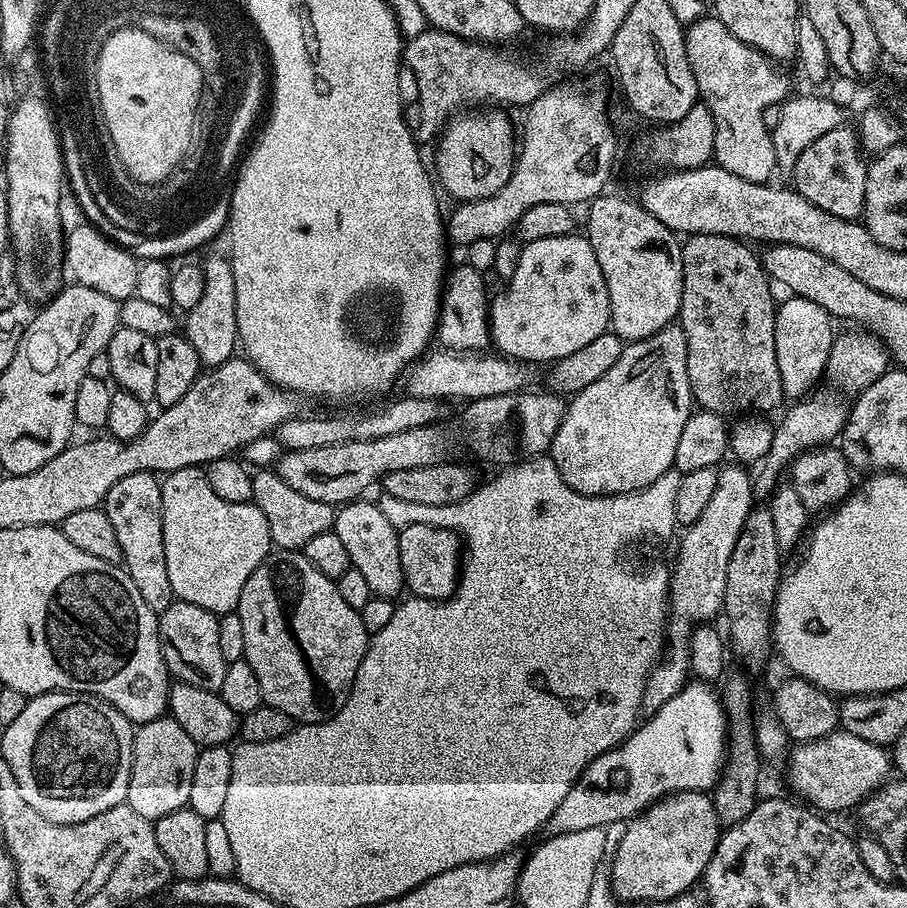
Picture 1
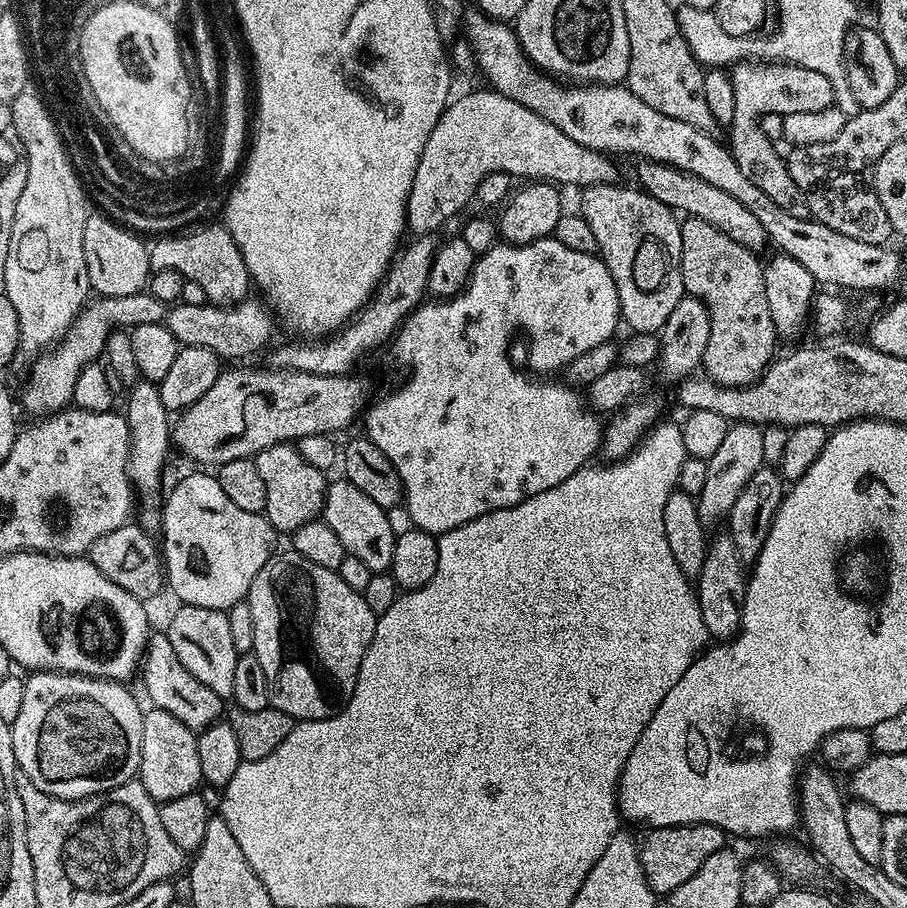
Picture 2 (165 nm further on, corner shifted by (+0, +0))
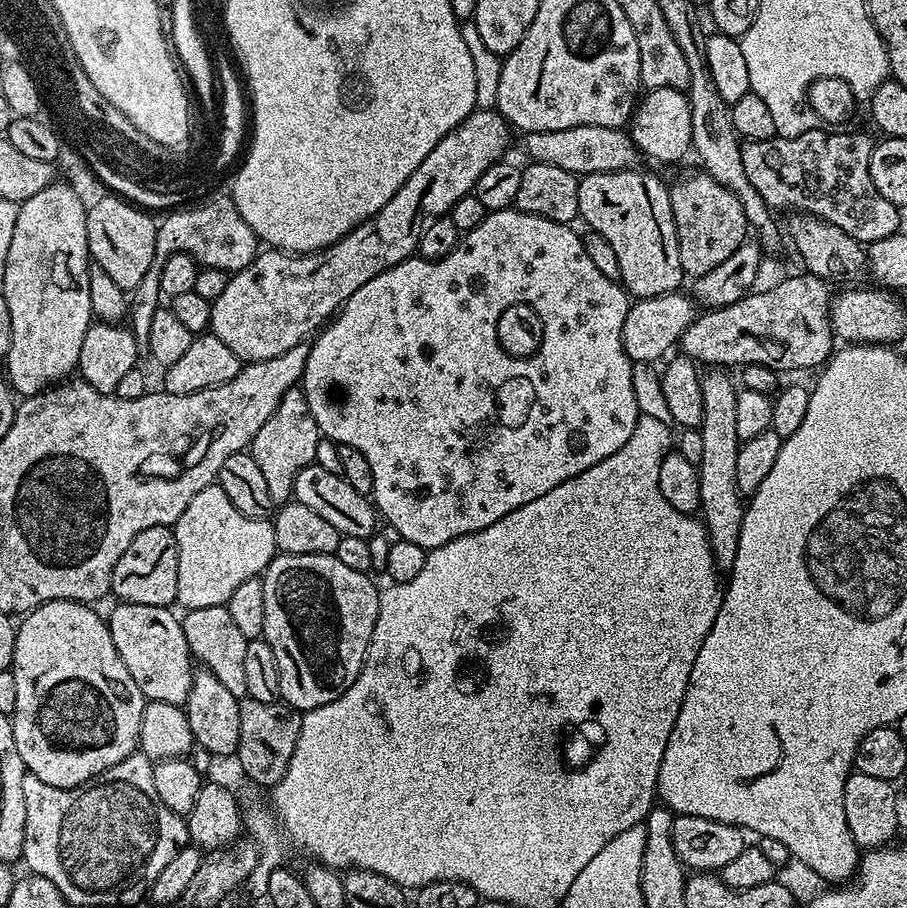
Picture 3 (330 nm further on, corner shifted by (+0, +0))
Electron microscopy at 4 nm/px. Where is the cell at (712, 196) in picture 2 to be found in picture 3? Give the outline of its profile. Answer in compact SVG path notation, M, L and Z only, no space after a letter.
M570 126L570 130L529 132L523 137L528 160L537 164L558 166L579 178L599 172L626 172L633 167L638 149L624 128L606 126Z

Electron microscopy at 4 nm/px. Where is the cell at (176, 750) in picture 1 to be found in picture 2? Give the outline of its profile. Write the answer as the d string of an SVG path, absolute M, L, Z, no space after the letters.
M149 707L142 722L142 746L140 747L140 771L138 779L157 802L173 800L182 794L190 794L201 787L204 775L202 762L198 762L197 733L186 727L174 714L161 708Z

